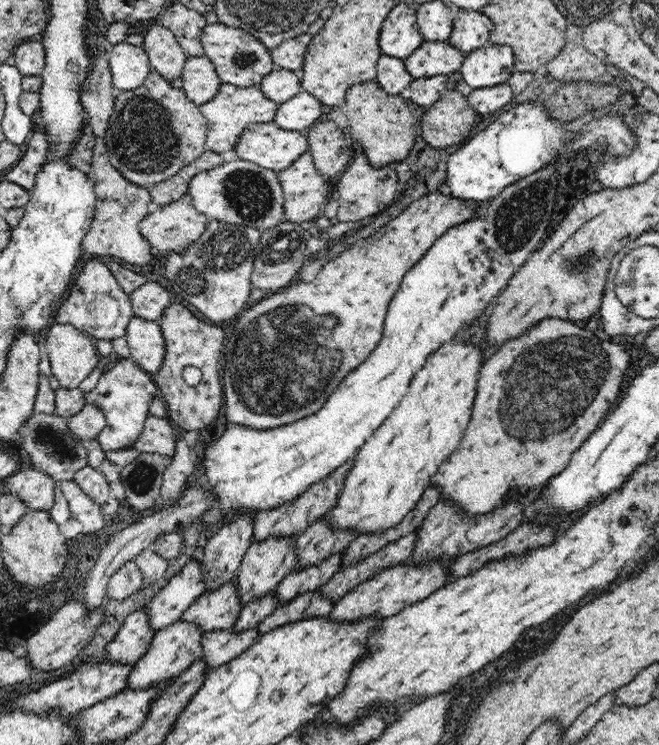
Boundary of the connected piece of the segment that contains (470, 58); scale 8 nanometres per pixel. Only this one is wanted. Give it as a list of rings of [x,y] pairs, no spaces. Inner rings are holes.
[[[506,44],[476,49],[465,58],[461,72],[473,90],[506,84],[516,72],[514,52]]]

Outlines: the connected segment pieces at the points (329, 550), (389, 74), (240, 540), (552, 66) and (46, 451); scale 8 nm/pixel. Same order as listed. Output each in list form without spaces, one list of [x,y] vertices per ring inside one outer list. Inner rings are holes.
[[[324,518],[318,519],[316,523],[306,528],[306,531],[297,537],[295,545],[296,570],[302,572],[306,568],[314,568],[318,564],[324,564],[328,558],[344,551],[356,538],[356,532],[351,532],[351,530],[333,532],[325,524]]]
[[[382,54],[378,60],[378,85],[392,94],[407,94],[415,80],[406,69],[406,61],[399,57]]]
[[[238,513],[227,525],[219,528],[204,548],[204,560],[200,563],[206,593],[222,588],[223,584],[235,580],[243,557],[251,546],[253,538],[253,514]]]
[[[568,25],[565,46],[547,65],[548,75],[560,83],[592,82],[607,76],[607,66],[587,52],[583,44],[583,29]]]
[[[42,412],[34,413],[22,428],[22,448],[28,452],[32,466],[37,470],[51,474],[56,481],[72,481],[76,473],[88,464],[88,446],[90,439],[79,440],[70,430],[68,417]]]

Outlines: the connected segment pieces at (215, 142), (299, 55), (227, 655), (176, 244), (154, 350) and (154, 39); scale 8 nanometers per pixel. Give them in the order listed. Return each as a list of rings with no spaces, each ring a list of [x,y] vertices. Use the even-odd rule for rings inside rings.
[[[222,84],[212,100],[199,106],[208,126],[206,149],[215,153],[232,152],[239,143],[244,129],[250,124],[275,122],[279,106],[276,101],[268,100],[258,87],[241,88],[234,84]]]
[[[304,33],[303,35],[285,40],[283,44],[271,50],[272,61],[274,61],[274,64],[278,64],[280,69],[284,68],[300,72],[303,69],[312,37],[310,33]]]
[[[255,628],[241,633],[236,633],[233,629],[204,633],[200,640],[202,643],[200,658],[205,663],[205,674],[208,676],[218,666],[222,666],[246,652],[250,645],[258,639],[258,636]]]
[[[190,195],[182,196],[180,200],[163,207],[154,207],[148,216],[145,216],[139,224],[140,233],[150,243],[150,246],[158,249],[162,260],[172,253],[183,253],[191,247],[206,230],[208,217],[196,210],[193,198]]]
[[[134,316],[129,320],[127,329],[125,338],[130,359],[146,373],[156,374],[161,369],[167,353],[159,323]]]
[[[161,24],[152,25],[144,36],[144,51],[154,72],[170,84],[182,77],[188,58],[175,34]]]

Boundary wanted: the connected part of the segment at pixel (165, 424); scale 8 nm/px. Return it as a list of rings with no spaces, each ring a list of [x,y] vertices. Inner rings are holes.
[[[150,413],[144,420],[144,428],[140,430],[140,436],[130,444],[139,452],[157,452],[166,458],[174,454],[176,446],[176,433],[170,420],[156,417]]]

